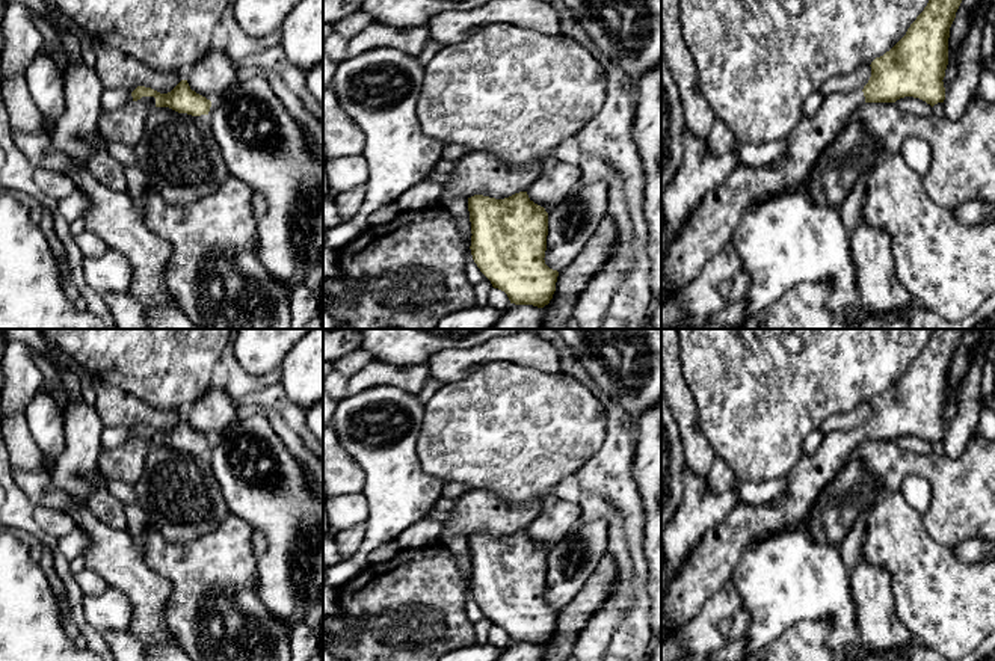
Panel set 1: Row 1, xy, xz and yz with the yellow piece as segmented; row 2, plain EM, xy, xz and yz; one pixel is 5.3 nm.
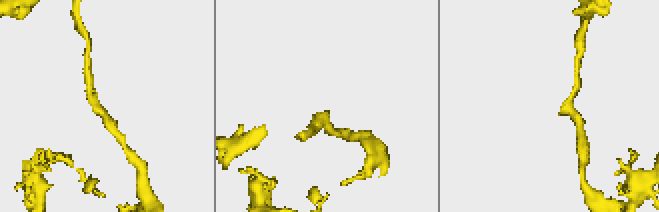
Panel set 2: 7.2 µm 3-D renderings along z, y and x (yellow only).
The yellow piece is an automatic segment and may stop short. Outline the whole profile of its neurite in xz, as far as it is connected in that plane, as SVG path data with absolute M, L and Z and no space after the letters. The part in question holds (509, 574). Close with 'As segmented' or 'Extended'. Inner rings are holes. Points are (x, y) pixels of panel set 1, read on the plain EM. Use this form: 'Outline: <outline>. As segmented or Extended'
Outline: M527 530L504 537L483 533L468 536L471 593L494 626L504 629L515 643L544 646L553 637L559 610L545 602L548 551Z. As segmented

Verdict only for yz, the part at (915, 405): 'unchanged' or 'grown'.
grown

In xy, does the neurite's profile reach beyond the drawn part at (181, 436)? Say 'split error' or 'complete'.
split error

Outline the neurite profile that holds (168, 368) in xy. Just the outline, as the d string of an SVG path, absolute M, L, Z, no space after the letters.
M39 329L59 350L98 379L156 409L187 414L211 386L211 374L234 329Z

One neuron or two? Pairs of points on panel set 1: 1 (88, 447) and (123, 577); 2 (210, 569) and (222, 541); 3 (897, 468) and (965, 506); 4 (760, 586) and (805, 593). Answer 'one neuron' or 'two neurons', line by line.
1: two neurons
2: one neuron
3: one neuron
4: one neuron

